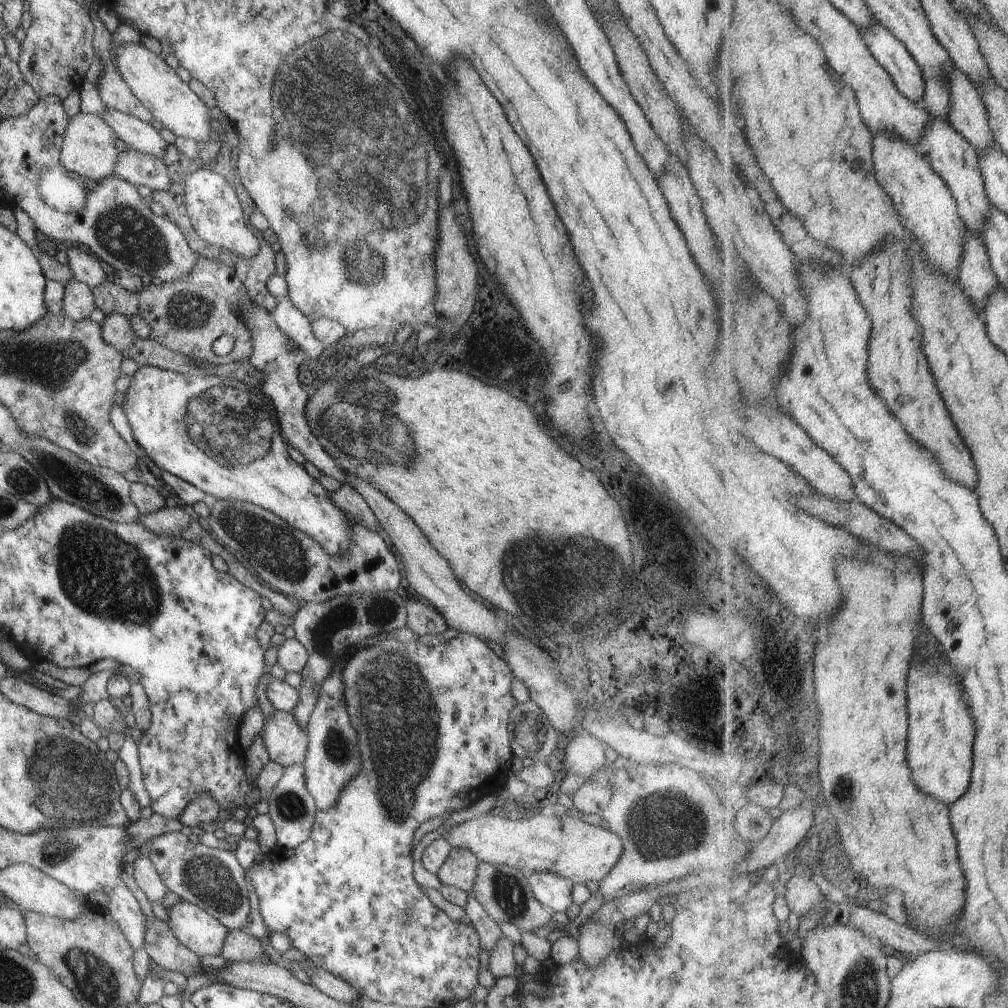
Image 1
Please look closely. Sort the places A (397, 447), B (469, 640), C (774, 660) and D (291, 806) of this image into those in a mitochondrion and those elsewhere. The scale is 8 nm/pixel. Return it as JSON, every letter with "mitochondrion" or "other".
{"A":"mitochondrion","B":"other","C":"other","D":"mitochondrion"}

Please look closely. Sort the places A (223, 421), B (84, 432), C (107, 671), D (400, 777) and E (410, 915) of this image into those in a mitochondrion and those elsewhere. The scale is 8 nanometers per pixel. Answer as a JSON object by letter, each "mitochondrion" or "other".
{"A":"mitochondrion","B":"mitochondrion","C":"other","D":"mitochondrion","E":"mitochondrion"}

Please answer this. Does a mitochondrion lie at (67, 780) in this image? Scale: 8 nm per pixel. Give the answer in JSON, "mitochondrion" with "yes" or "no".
{"mitochondrion":"yes"}

